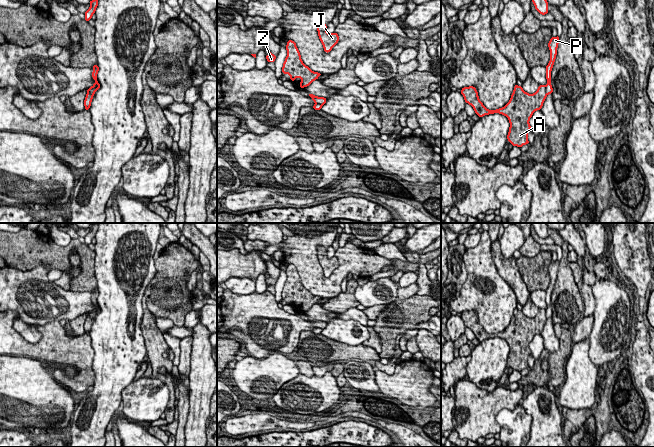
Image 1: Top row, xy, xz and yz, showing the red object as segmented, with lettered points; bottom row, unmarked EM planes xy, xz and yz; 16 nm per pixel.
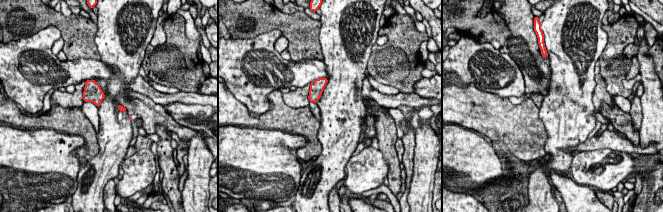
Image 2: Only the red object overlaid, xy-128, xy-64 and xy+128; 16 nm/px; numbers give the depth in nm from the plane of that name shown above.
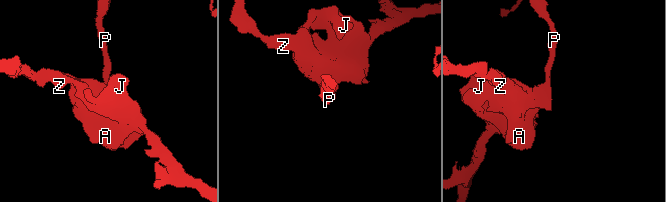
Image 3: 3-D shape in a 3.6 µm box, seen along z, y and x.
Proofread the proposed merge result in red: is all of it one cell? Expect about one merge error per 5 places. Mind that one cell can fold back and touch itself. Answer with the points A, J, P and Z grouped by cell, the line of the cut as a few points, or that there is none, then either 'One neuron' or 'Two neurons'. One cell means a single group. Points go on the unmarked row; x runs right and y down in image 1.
Groups: A J Z / P. Split along yz (545, 310), (547, 318). Two neurons

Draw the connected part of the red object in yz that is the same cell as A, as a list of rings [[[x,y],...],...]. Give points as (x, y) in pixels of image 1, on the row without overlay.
[[[516,308],[509,326],[504,331],[489,334],[480,325],[475,311],[464,311],[461,318],[480,342],[494,337],[505,339],[510,347],[507,364],[519,372],[529,368],[528,356],[531,354],[529,344],[535,335],[541,334],[547,320],[545,309],[539,309],[534,318],[529,318]]]

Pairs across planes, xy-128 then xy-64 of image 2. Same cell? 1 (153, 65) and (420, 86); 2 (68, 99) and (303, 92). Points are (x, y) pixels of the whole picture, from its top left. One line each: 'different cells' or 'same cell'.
1: different cells
2: same cell

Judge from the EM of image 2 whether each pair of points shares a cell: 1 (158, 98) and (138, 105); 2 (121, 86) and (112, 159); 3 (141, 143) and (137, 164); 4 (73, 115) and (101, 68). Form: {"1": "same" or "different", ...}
{"1": "different", "2": "same", "3": "different", "4": "different"}

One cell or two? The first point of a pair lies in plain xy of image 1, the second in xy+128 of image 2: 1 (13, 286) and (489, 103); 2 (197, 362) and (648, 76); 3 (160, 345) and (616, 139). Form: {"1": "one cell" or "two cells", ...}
{"1": "two cells", "2": "one cell", "3": "two cells"}

